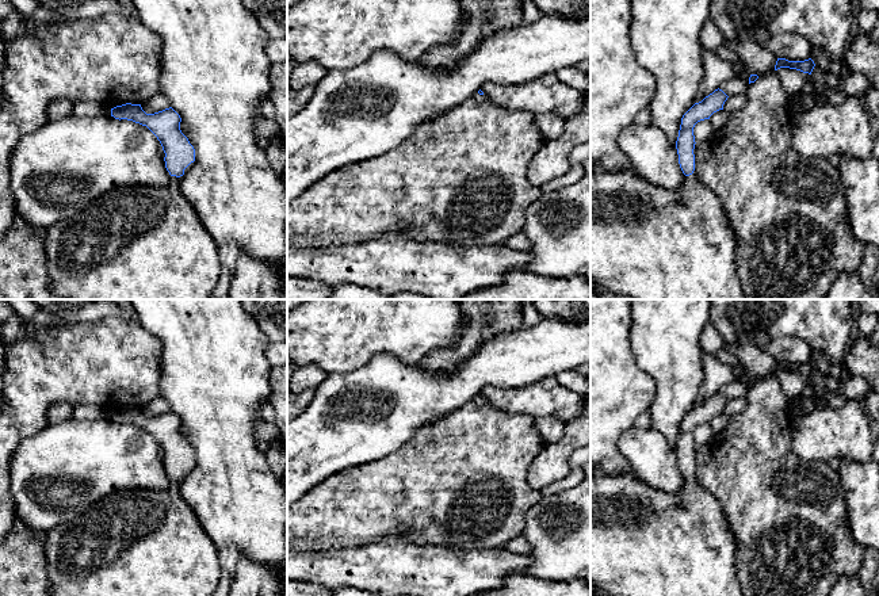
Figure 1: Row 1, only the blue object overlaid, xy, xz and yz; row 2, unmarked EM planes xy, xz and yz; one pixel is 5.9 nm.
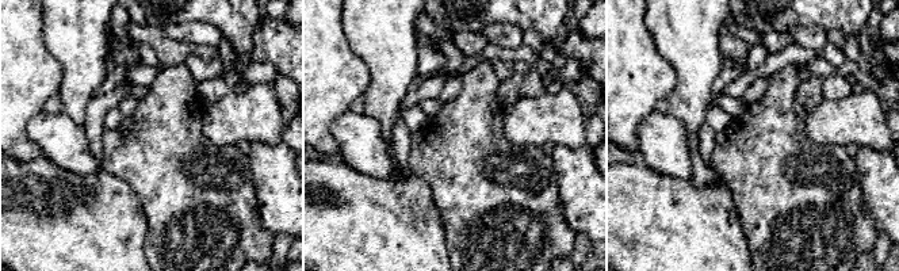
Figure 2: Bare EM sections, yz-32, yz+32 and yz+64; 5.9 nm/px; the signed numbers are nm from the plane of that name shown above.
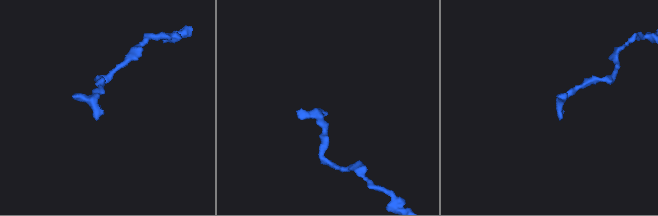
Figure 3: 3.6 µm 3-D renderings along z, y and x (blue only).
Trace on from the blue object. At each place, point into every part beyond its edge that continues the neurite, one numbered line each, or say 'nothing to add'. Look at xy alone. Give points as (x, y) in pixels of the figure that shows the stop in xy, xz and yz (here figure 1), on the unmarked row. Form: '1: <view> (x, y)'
1: xy (138, 542)

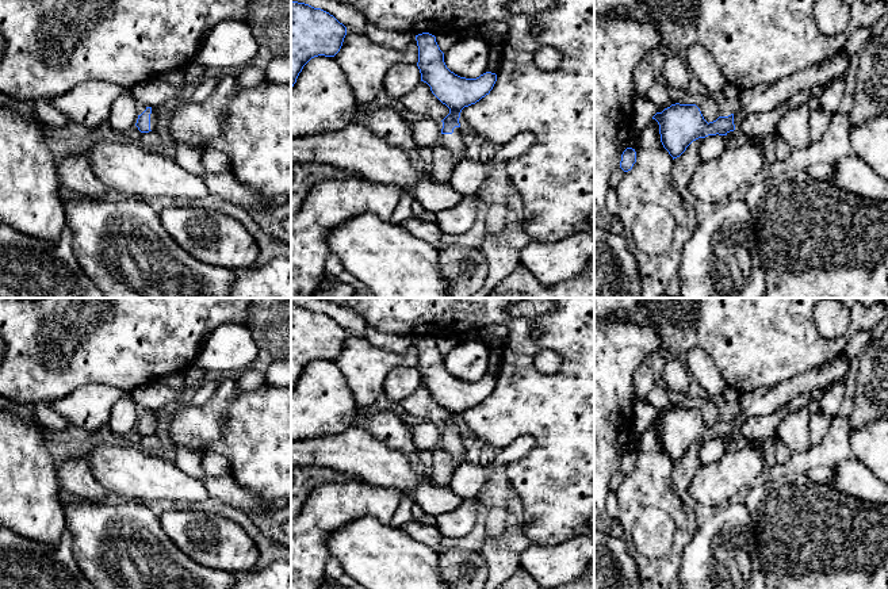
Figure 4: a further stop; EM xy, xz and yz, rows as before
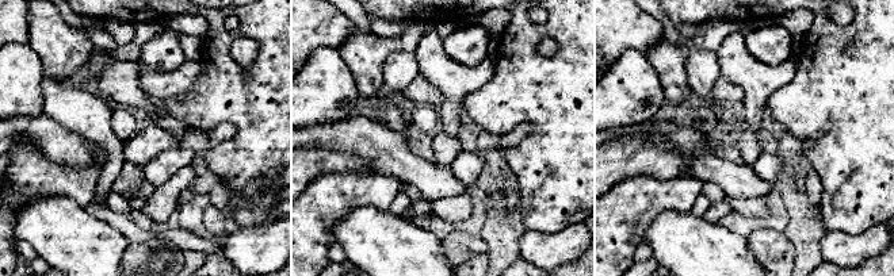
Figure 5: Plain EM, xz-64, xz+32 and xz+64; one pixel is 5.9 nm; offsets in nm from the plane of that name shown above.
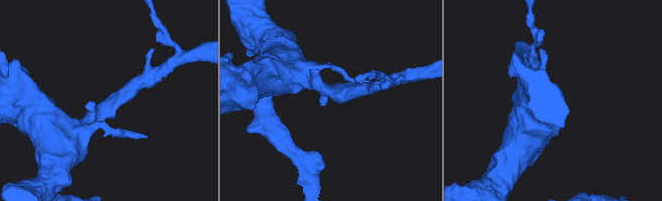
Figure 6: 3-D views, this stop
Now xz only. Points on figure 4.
1: xz (454, 446)

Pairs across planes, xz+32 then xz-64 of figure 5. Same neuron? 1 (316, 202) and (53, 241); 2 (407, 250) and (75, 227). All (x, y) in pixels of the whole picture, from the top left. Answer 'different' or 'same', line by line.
1: different
2: same

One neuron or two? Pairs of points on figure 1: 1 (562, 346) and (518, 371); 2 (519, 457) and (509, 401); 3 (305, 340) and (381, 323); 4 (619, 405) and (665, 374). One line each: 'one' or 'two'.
1: one
2: two
3: one
4: two

